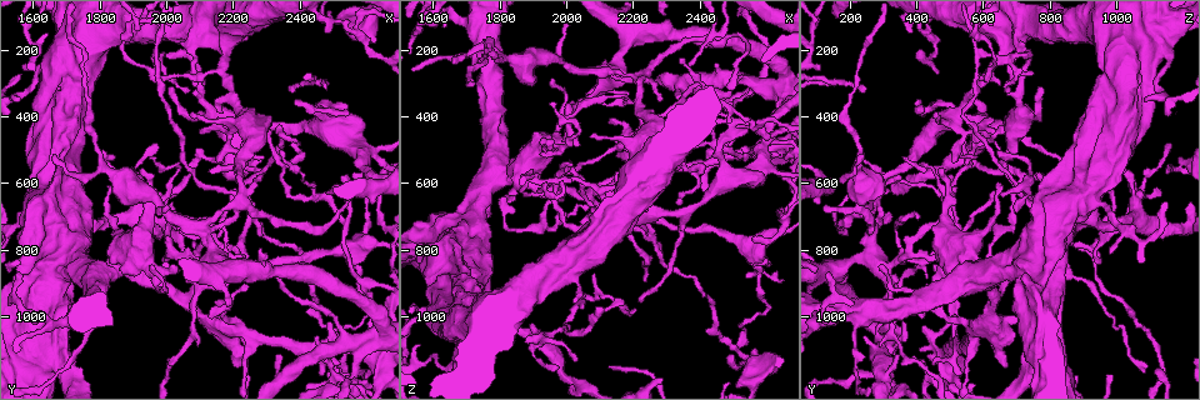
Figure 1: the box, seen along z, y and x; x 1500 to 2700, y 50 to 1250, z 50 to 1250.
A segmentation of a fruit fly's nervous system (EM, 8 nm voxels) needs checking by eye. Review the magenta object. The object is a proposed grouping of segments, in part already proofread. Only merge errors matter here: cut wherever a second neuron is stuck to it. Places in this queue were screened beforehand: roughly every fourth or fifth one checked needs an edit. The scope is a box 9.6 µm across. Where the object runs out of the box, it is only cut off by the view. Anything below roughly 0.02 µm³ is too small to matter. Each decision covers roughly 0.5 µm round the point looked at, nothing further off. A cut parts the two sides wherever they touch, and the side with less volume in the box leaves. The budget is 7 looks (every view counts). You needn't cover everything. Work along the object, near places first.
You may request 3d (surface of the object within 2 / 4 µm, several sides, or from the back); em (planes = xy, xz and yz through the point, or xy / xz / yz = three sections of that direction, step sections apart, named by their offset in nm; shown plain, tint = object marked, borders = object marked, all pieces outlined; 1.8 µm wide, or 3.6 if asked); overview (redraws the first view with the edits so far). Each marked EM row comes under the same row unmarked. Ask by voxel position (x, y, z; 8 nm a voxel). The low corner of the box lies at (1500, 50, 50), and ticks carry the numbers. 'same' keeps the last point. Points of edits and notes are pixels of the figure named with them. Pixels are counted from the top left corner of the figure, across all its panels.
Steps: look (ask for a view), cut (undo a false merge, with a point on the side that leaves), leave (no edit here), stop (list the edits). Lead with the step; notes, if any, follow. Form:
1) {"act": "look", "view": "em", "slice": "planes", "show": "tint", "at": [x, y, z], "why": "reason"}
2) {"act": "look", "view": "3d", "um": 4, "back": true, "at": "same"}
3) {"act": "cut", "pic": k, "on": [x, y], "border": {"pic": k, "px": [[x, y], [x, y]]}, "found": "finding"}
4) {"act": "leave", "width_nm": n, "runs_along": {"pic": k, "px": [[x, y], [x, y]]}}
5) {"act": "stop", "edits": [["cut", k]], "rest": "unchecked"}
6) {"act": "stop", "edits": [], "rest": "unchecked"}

{"act": "look", "view": "em", "um": 3.6, "slice": "xz", "step": 4, "show": "tint", "at": [1840, 860, 580], "why": "thick turns thin"}

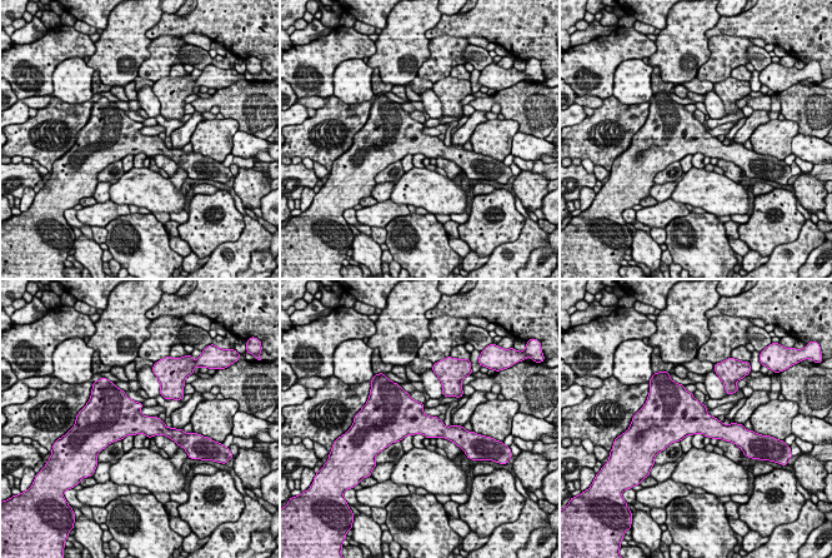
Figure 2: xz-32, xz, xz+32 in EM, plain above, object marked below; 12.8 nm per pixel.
{"act": "look", "view": "em", "um": 3.6, "slice": "planes", "show": "borders", "at": "same"}

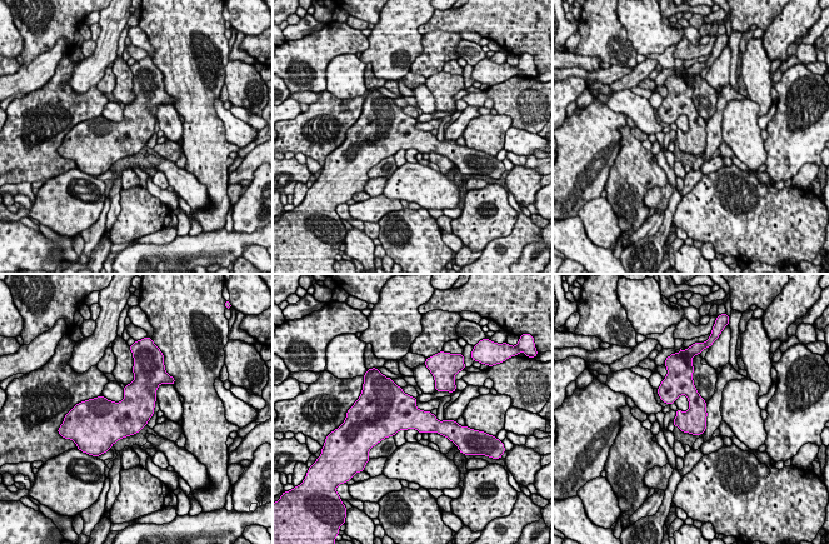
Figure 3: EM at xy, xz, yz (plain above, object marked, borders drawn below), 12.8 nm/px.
{"act": "leave", "found": "continuous, no second neuron"}

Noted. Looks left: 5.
{"act": "look", "view": "em", "um": 3.6, "slice": "planes", "show": "tint", "at": [1970, 220, 650]}

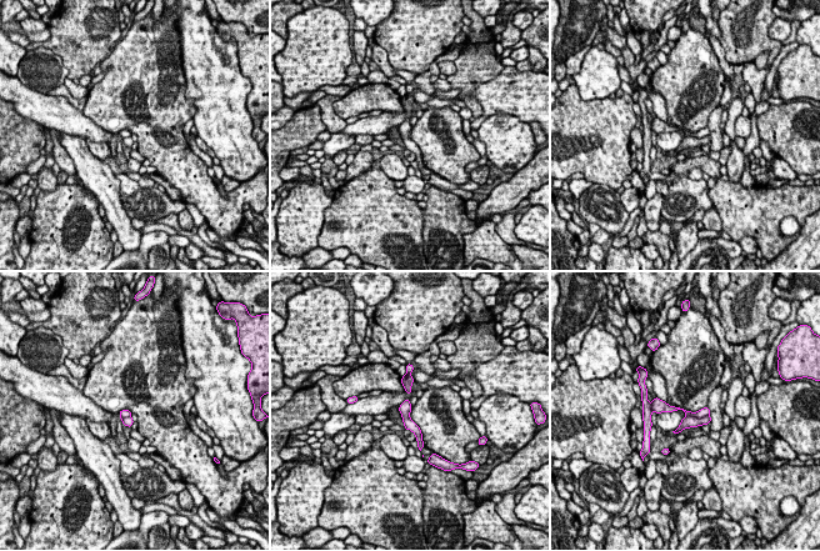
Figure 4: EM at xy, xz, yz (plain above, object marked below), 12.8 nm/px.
{"act": "cut", "pic": 4, "on": [705, 411], "width_nm": 160, "border": {"pic": 4, "px": [[709, 414], [701, 417], [688, 416]]}, "found": "a second neuron is stuck on"}

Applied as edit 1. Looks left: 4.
{"act": "look", "view": "em", "slice": "planes", "show": "tint", "at": [2580, 140, 420], "why": "three-way junction"}

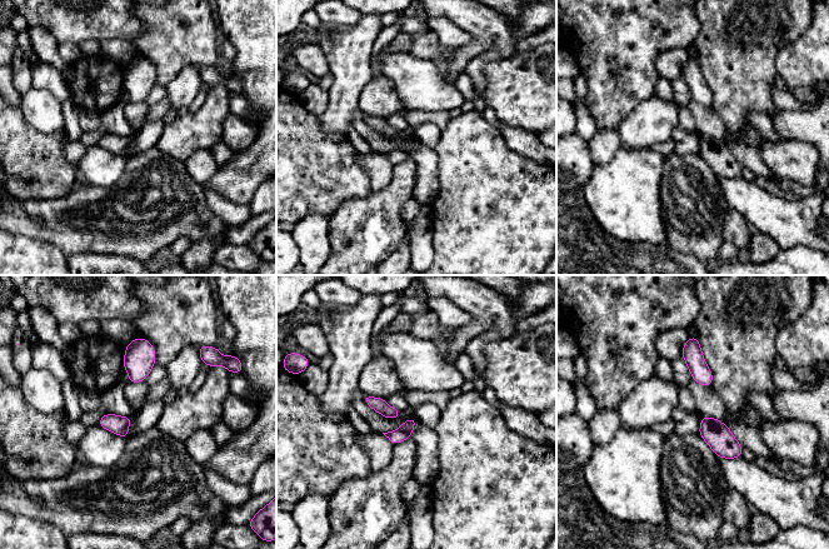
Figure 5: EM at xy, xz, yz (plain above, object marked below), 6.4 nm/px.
{"act": "cut", "pic": 5, "on": [395, 437], "border": {"pic": 5, "px": [[399, 428], [409, 437]]}, "found": "a second neuron is stuck on"}

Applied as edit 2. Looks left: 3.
{"act": "stop", "edits": [["cut", 4], ["cut", 5]], "rest": "unchecked"}

